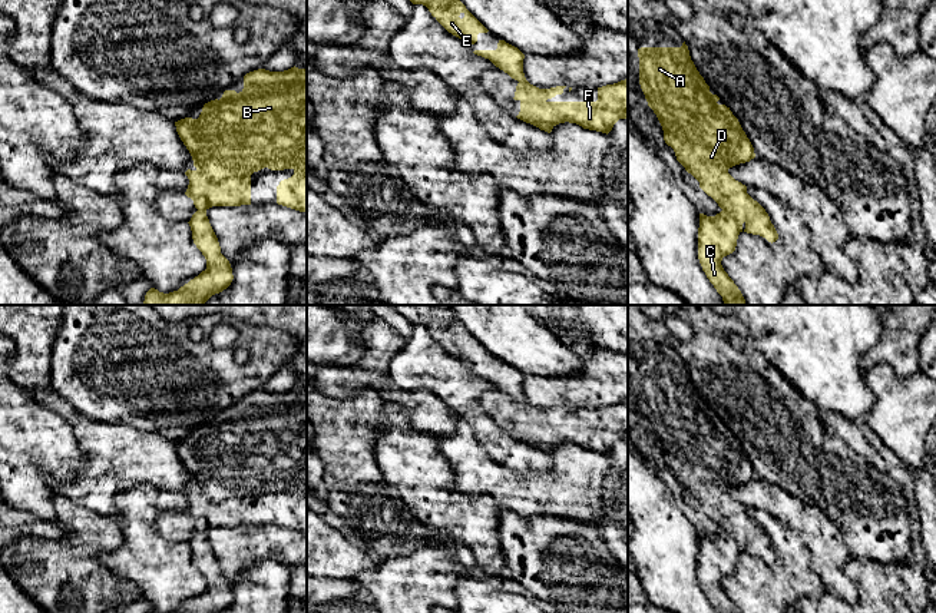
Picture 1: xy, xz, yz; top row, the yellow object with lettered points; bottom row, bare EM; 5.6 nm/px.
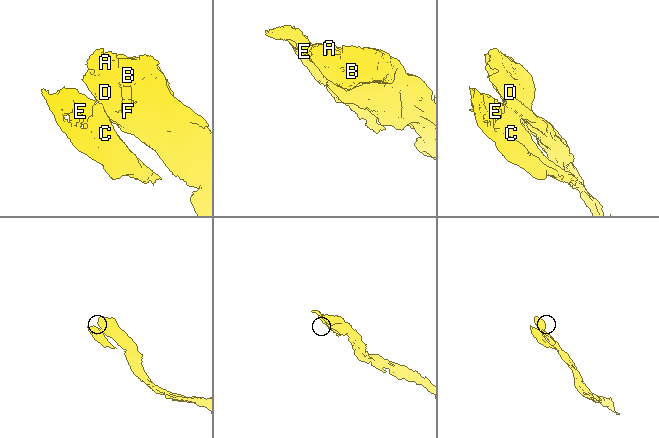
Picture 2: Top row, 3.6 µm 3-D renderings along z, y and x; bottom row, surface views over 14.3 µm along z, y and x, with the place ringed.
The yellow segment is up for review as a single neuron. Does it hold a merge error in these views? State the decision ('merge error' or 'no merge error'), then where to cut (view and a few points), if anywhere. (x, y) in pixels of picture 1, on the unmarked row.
merge error; cut yz (723, 530), (741, 552)

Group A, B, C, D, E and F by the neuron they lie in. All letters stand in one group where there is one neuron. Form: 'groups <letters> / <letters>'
groups A B D F / C E

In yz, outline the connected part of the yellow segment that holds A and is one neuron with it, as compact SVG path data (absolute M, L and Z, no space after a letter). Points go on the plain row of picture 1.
M685 362L681 368L641 368L638 378L641 410L677 481L699 503L699 508L737 543L741 553L775 563L778 554L765 530L747 514L745 506L728 494L730 488L754 480L754 468L730 428L717 424L720 418L710 412L710 407L691 381Z

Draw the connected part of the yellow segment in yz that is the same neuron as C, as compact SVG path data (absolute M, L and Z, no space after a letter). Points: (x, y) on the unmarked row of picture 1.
M725 531L715 537L699 534L698 580L717 613L741 613L721 586L722 579L735 571L740 553Z

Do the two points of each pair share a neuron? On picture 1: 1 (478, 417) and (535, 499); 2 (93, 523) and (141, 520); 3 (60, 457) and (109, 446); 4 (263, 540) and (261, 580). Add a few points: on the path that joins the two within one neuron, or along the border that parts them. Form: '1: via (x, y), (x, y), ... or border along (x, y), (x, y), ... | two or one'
1: border along (486, 453), (493, 460), (518, 471), (549, 471) | two
2: border along (116, 517), (121, 526), (122, 543), (105, 552) | two
3: border along (66, 421), (85, 459), (83, 469), (69, 481) | two
4: border along (288, 567), (264, 559), (232, 580) | two

